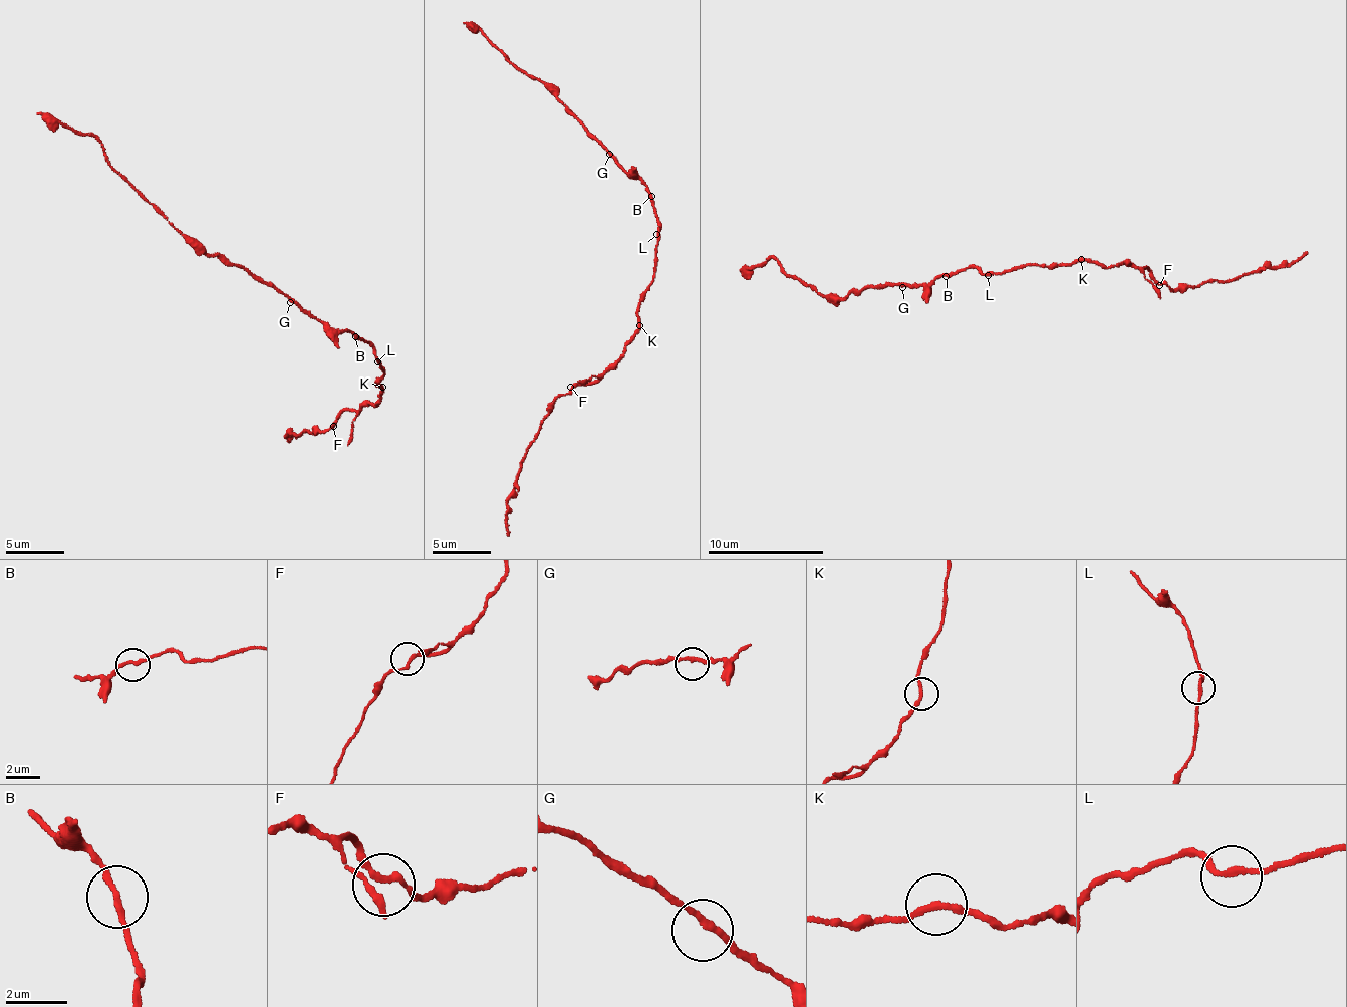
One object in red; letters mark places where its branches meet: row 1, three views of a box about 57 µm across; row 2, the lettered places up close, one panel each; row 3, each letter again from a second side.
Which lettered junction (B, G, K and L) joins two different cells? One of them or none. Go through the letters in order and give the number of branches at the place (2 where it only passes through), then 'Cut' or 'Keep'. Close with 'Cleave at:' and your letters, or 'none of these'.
B: Branches: 2. Keep
G: Branches: 2. Keep
K: Branches: 2. Keep
L: Branches: 2. Keep
Cleave at: none of these

